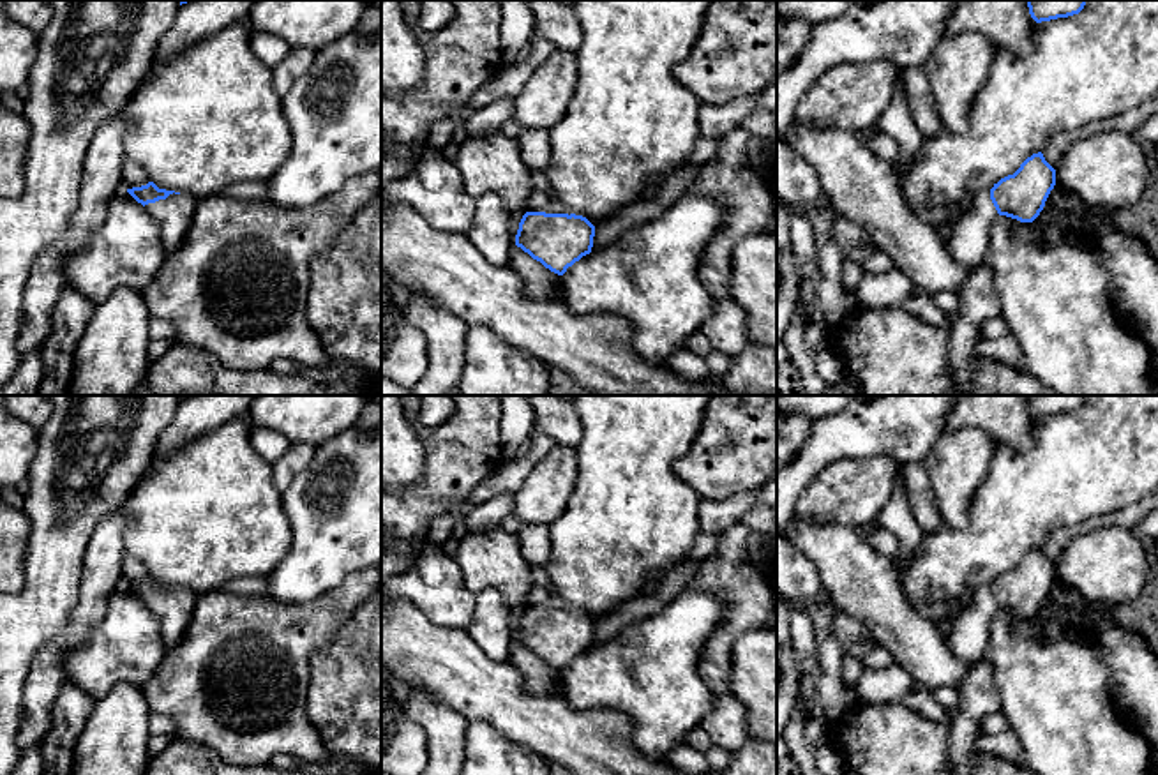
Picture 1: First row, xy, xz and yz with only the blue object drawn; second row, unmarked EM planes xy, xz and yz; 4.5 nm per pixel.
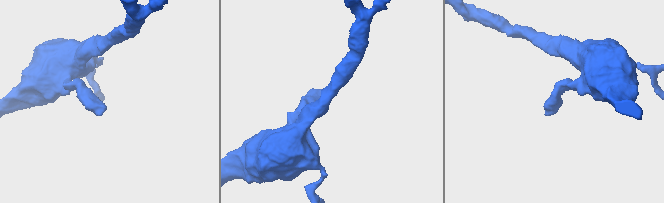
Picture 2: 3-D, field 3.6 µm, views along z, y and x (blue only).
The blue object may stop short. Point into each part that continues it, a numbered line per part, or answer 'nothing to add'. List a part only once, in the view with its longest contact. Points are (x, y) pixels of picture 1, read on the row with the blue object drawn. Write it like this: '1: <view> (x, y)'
1: xy (173, 216)

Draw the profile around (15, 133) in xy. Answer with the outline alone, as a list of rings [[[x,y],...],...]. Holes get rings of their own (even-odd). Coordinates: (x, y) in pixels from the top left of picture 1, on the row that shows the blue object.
[[[0,102],[0,198],[18,198],[25,191],[25,155],[32,129],[23,115]]]

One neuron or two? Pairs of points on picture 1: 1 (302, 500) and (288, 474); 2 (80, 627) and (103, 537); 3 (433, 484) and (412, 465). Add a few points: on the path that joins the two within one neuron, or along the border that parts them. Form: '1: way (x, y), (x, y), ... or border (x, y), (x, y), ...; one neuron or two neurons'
1: border (316, 447), (311, 461), (283, 493); two neurons
2: way (92, 604), (103, 560); one neuron
3: border (413, 431), (424, 452), (424, 472), (399, 489); two neurons

